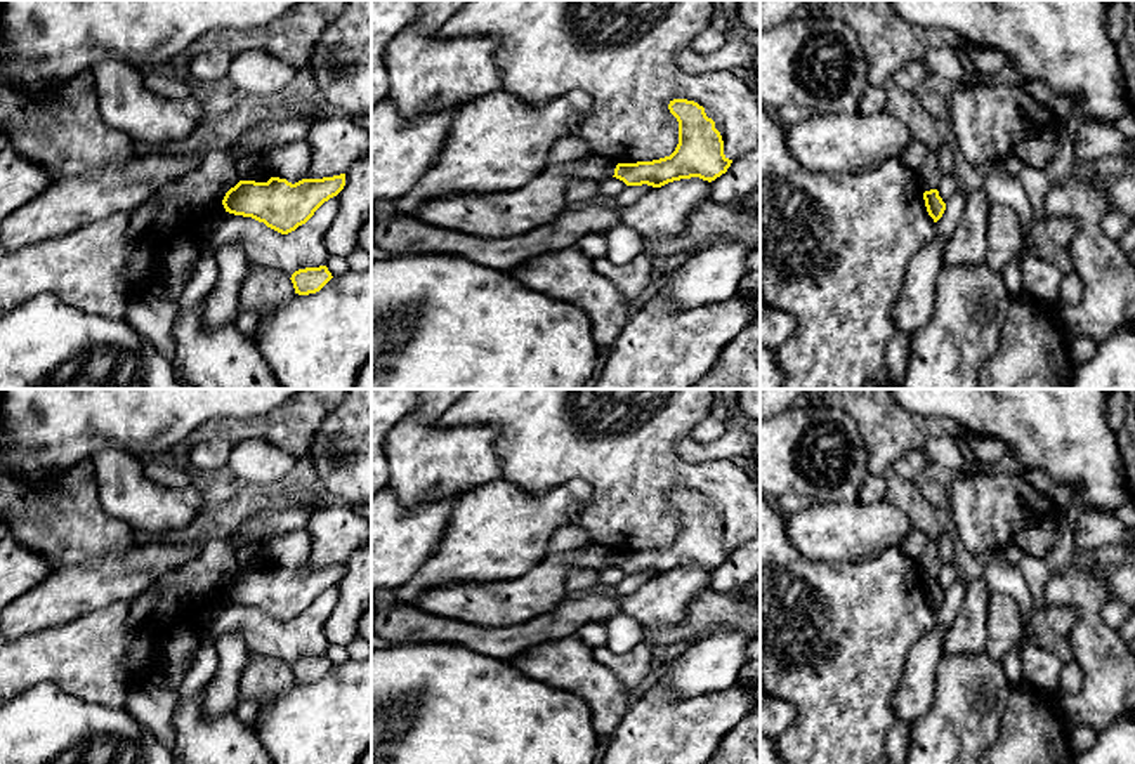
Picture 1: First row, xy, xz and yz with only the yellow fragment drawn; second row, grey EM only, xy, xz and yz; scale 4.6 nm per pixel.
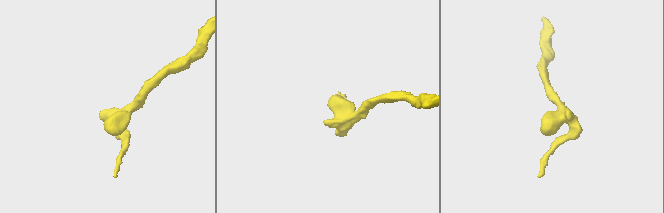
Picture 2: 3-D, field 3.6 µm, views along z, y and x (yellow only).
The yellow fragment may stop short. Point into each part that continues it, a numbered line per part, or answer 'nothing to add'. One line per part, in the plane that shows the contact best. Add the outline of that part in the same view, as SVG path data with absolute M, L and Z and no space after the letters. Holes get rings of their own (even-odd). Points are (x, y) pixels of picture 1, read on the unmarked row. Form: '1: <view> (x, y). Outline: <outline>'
nothing to add

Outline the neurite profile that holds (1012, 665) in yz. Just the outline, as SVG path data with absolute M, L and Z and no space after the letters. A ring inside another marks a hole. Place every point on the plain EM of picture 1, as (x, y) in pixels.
M1020 648L1010 649L1000 662L1010 688L1022 684Z

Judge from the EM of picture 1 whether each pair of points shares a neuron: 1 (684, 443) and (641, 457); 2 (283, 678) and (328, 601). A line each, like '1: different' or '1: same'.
1: different
2: different

